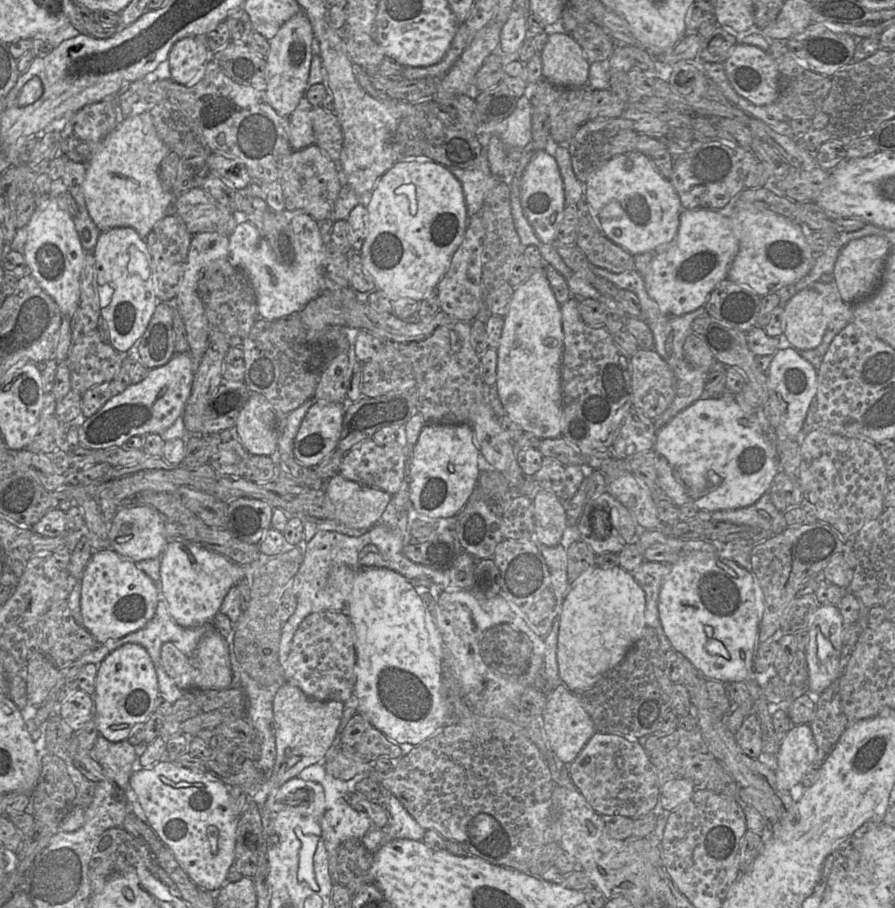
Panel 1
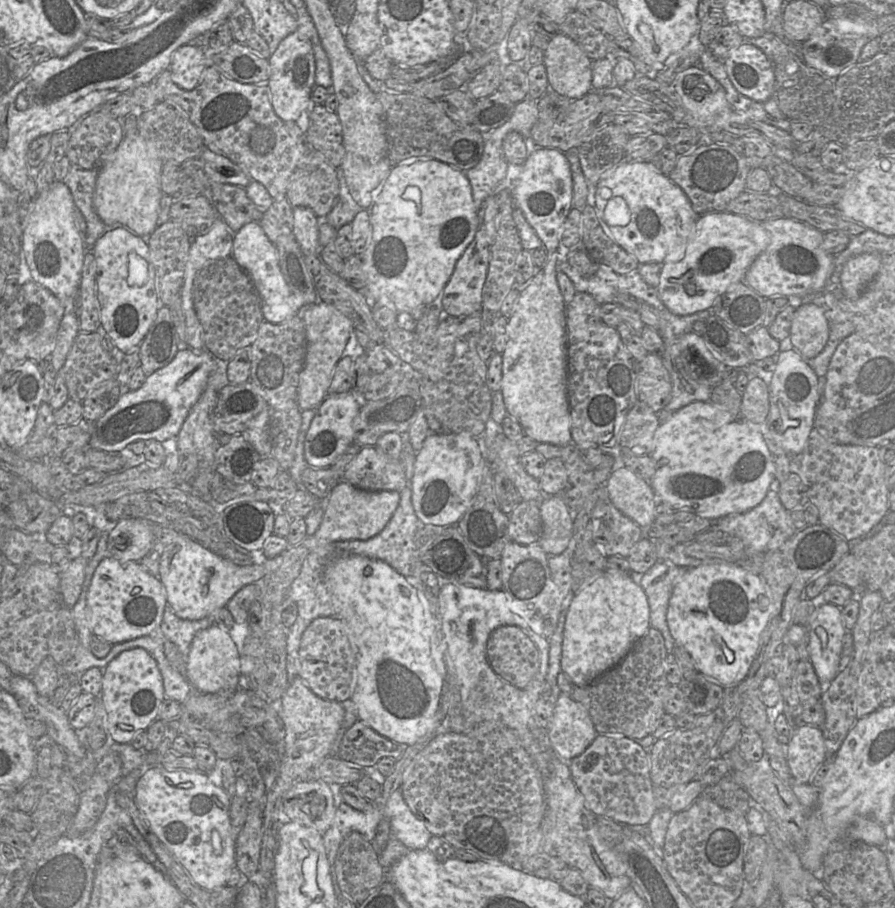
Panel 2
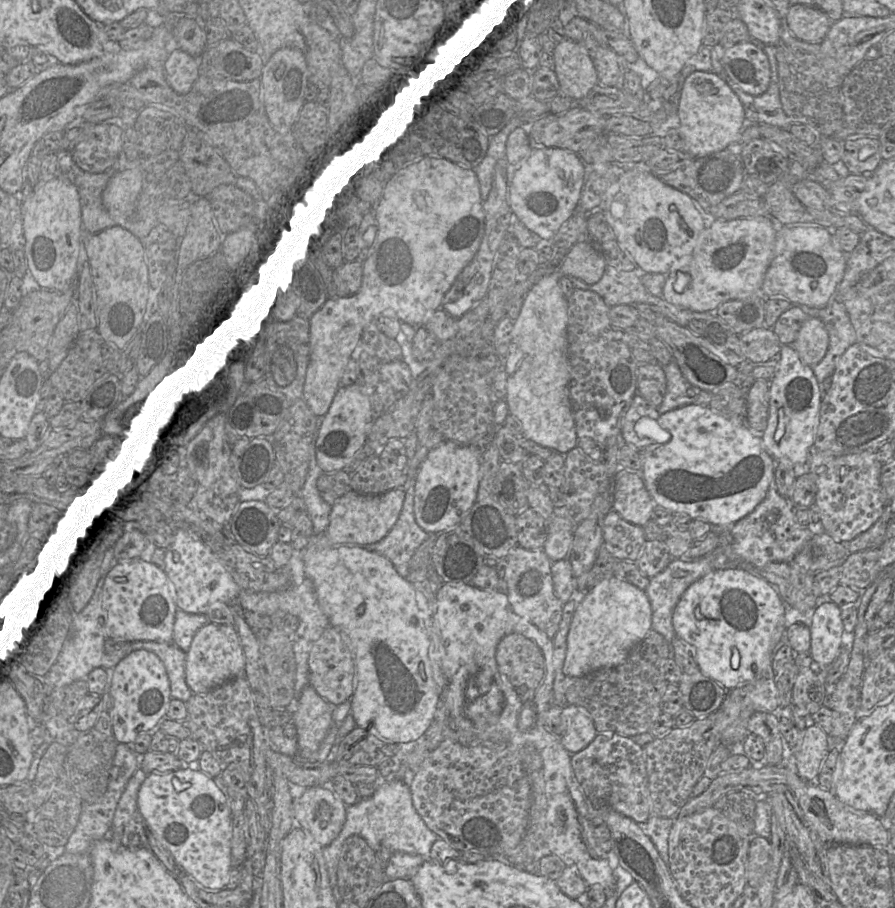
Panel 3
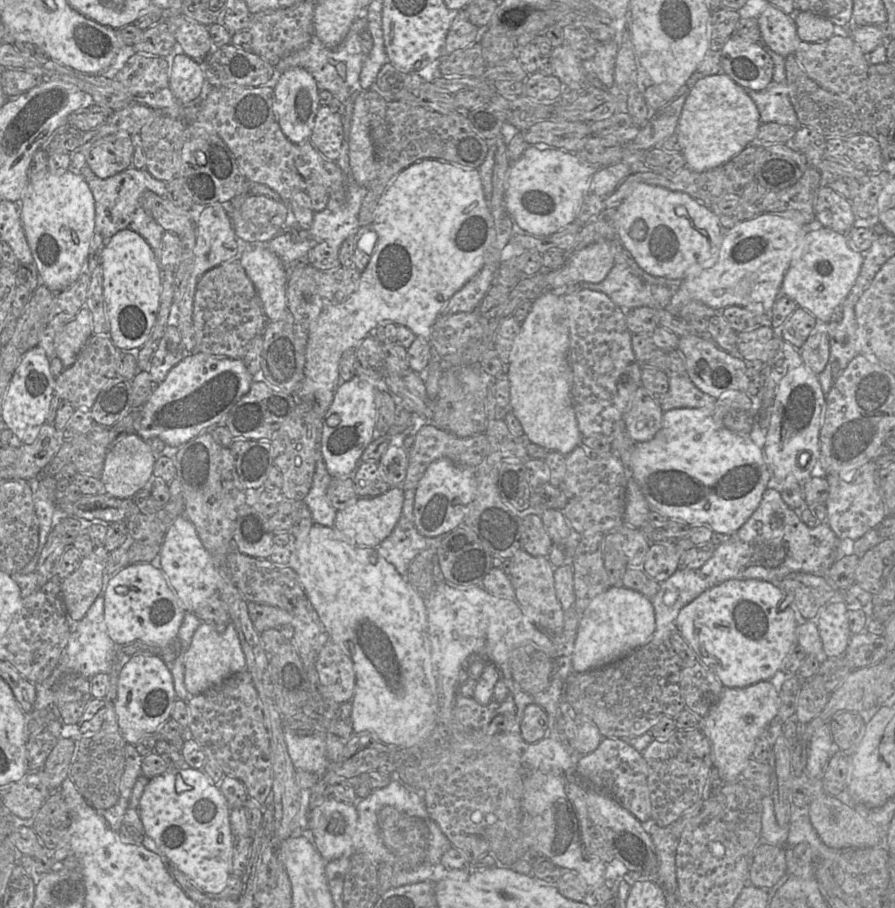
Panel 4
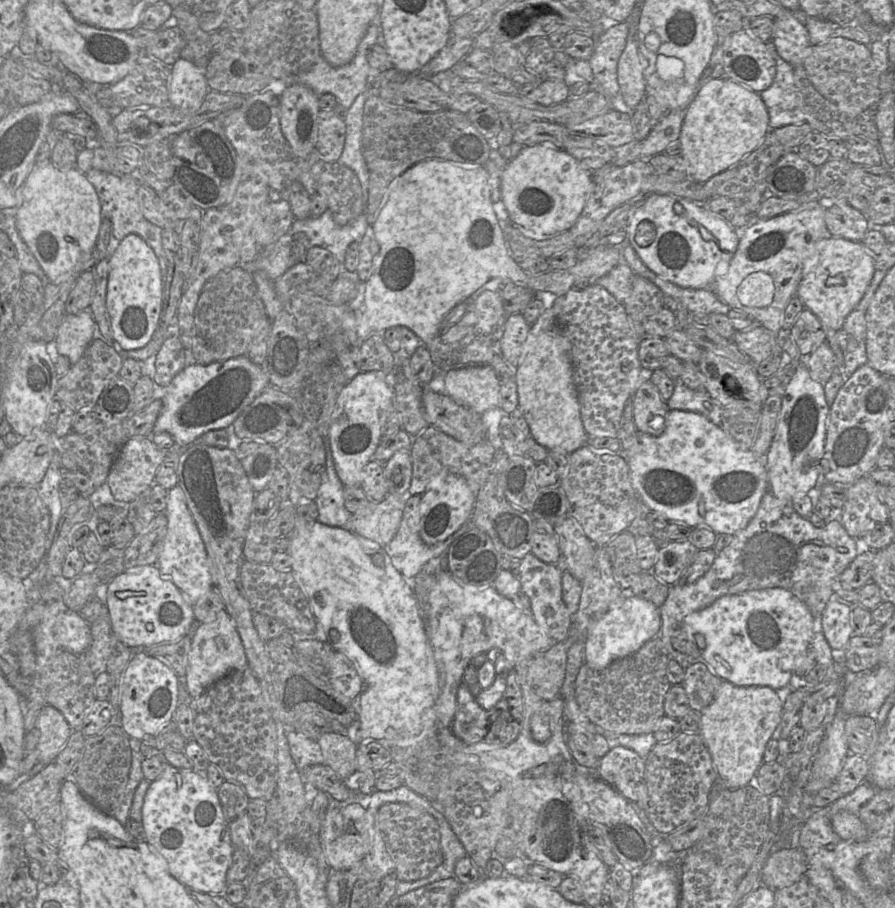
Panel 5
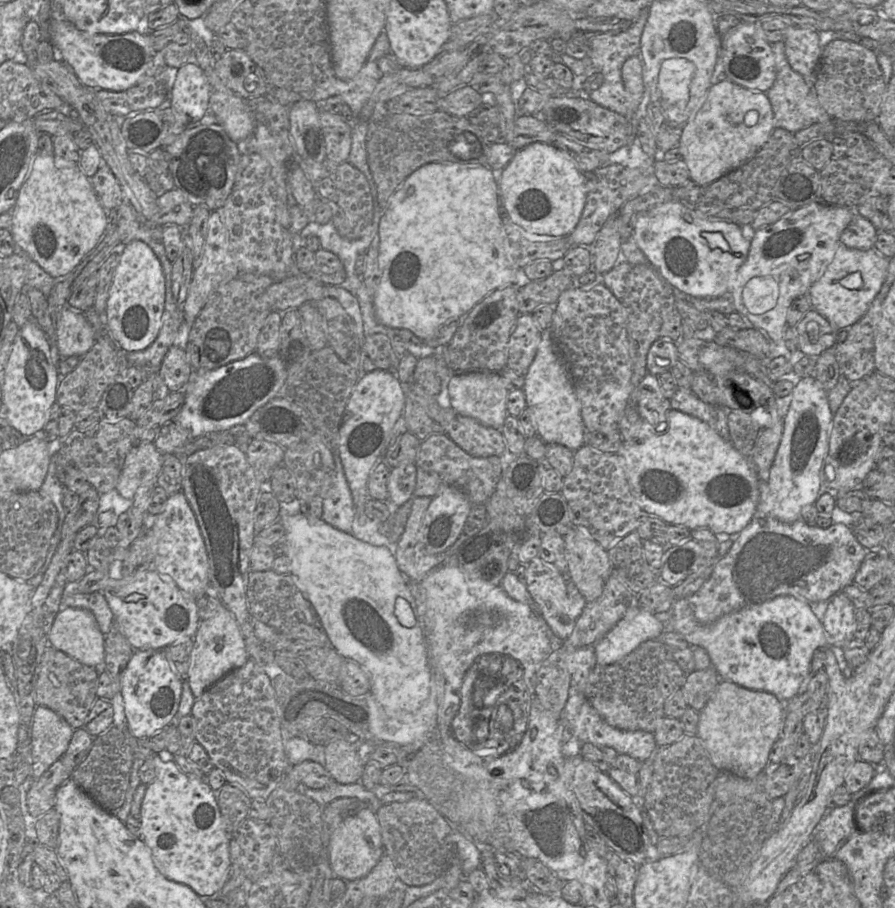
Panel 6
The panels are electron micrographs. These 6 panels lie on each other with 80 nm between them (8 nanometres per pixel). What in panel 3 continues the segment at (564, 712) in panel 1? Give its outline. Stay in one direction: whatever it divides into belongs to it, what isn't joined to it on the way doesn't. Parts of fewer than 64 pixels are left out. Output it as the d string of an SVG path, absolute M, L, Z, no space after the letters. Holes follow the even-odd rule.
M566 704L562 707L561 720L561 743L571 756L584 750L598 735L592 717L583 707Z

